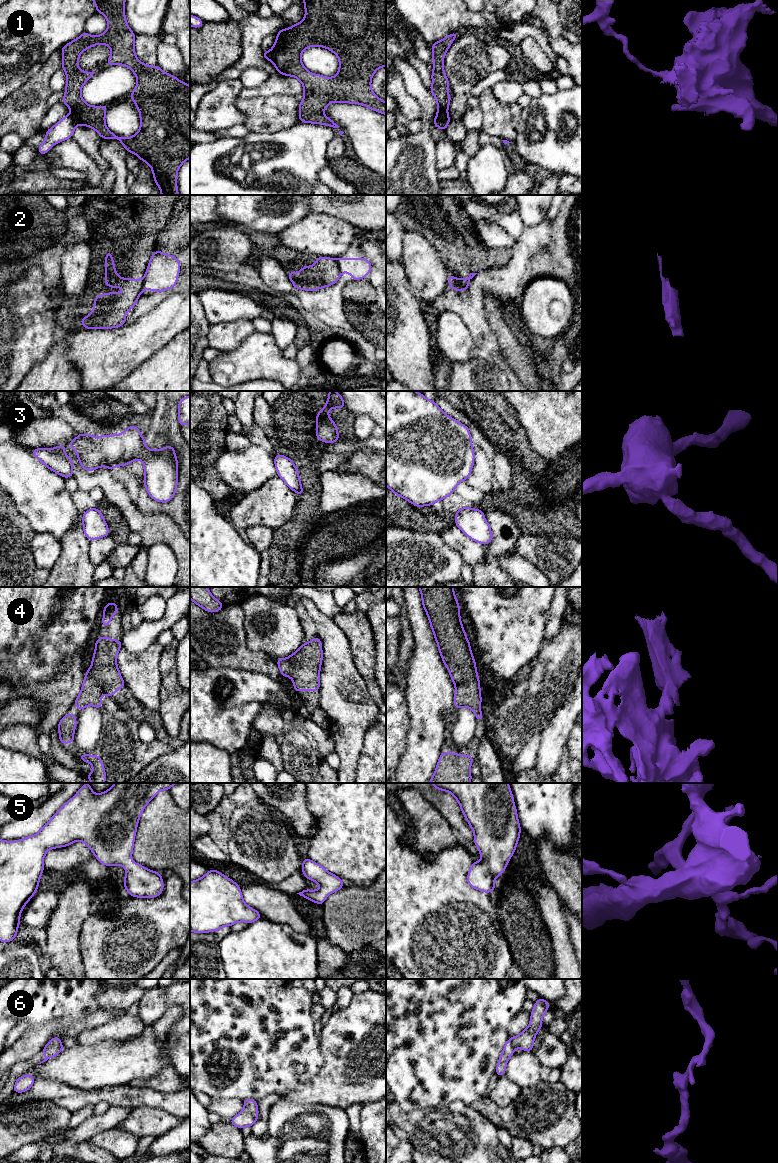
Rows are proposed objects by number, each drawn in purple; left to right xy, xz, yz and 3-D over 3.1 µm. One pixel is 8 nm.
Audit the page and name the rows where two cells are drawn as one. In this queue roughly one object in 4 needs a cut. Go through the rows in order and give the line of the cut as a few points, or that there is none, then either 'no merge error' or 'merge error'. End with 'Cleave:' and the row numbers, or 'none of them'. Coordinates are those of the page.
1: cut xy (71, 112), (77, 118), (78, 123); merge error
2: cut xz (335, 259), (340, 274); merge error
3: cut none; no merge error
4: cut yz (478, 684), (463, 682), (456, 686); merge error
5: cut none; no merge error
6: cut none; no merge error
Cleave: 1, 2, 4

